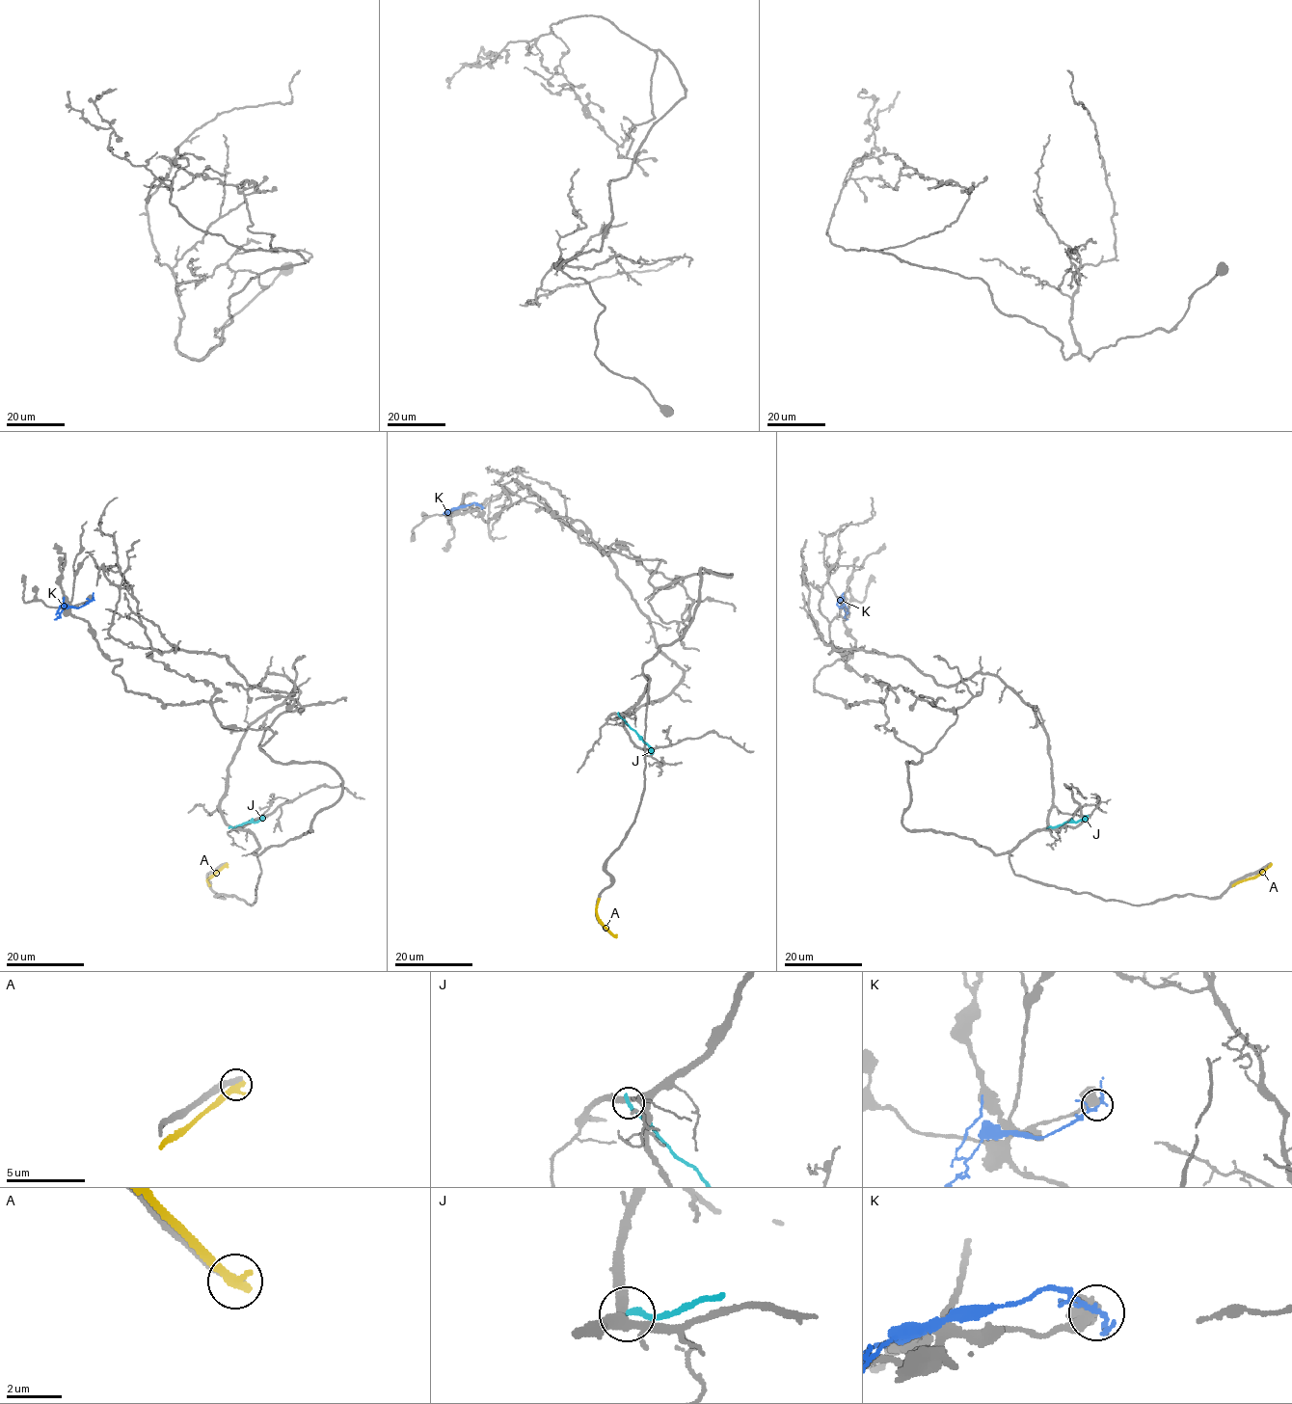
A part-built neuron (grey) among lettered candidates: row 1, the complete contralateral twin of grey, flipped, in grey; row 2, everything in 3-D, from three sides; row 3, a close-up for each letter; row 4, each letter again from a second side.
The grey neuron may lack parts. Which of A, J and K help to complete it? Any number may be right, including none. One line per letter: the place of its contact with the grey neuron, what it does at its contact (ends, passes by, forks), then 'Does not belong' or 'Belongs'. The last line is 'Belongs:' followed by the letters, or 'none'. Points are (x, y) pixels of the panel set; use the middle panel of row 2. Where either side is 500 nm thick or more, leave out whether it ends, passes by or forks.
A: Touches grey at (614, 936). It ends there. Does not belong
J: Touches grey at (619, 715). It ends there. Does not belong
K: Touches grey at (480, 506). It forks there. Does not belong
Belongs: none

